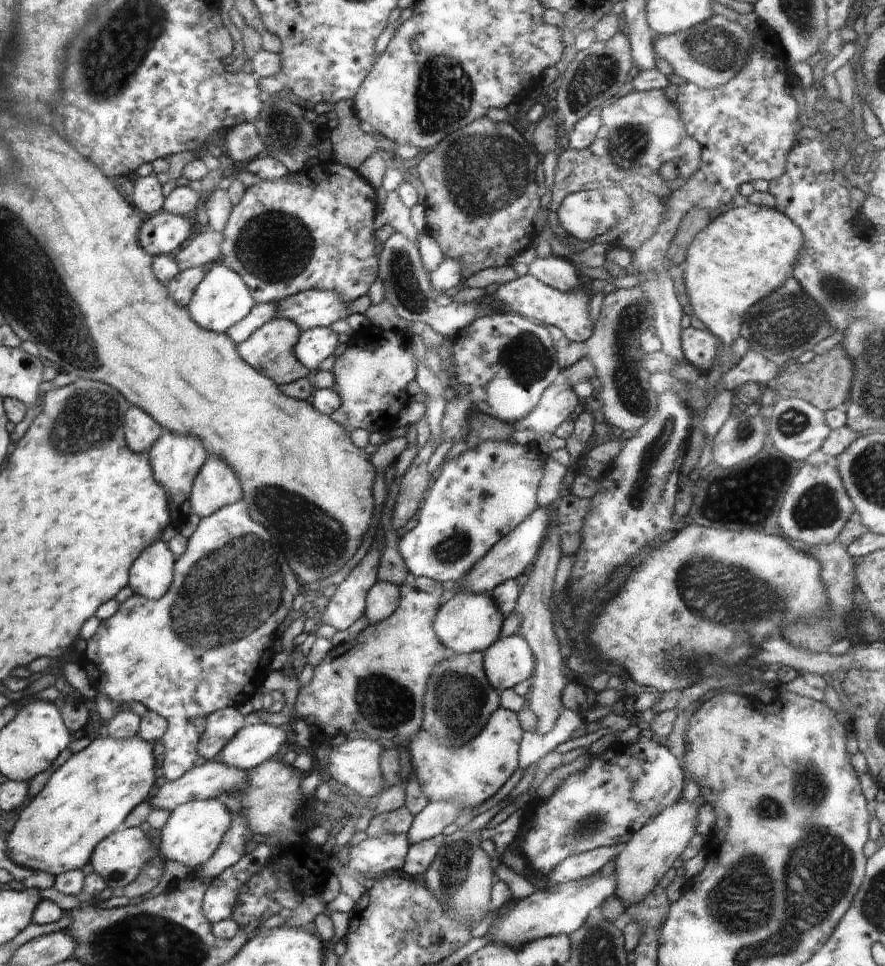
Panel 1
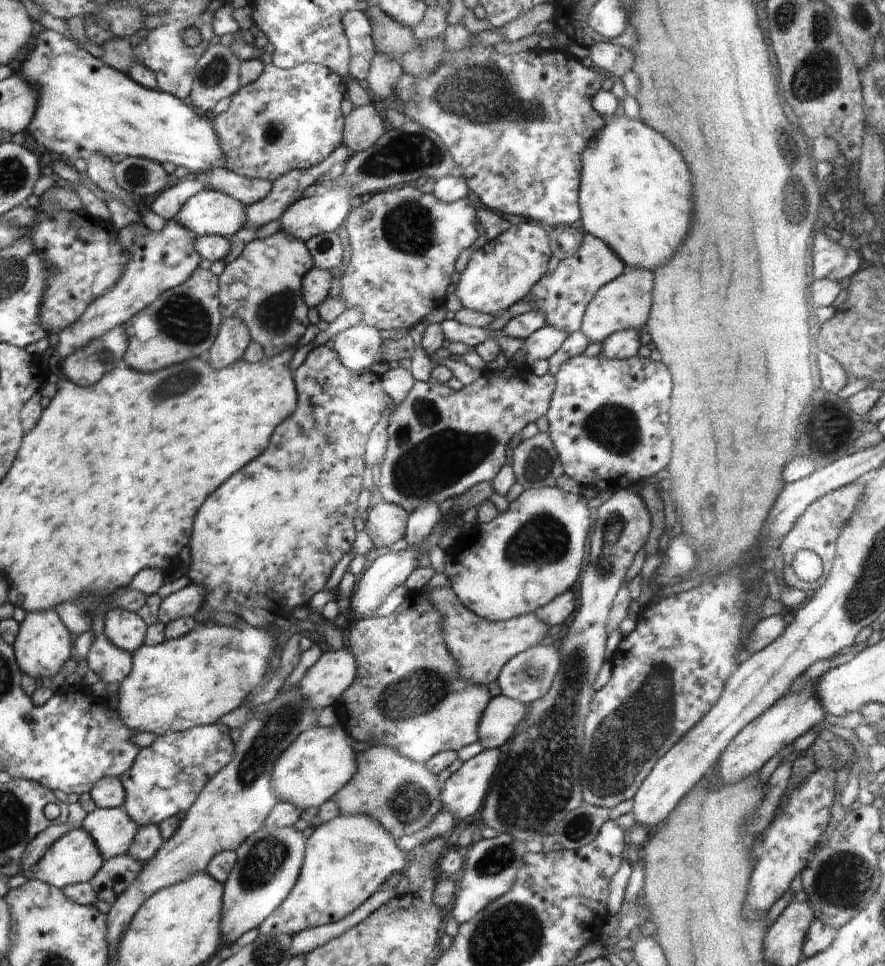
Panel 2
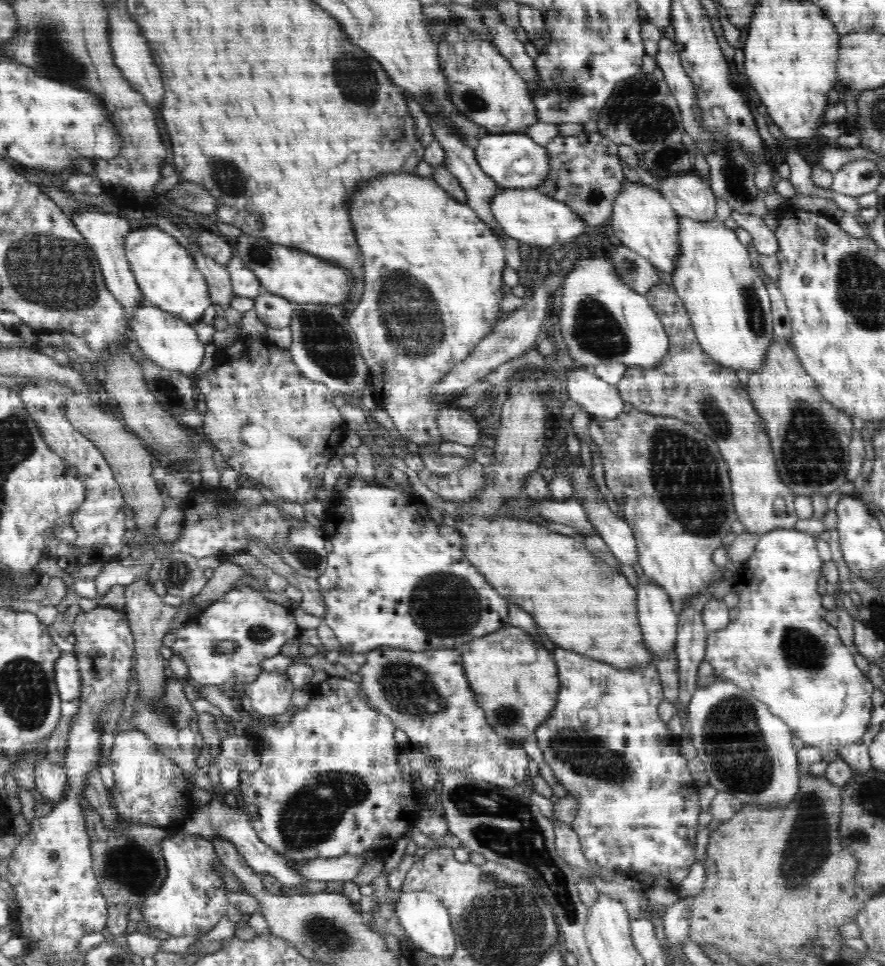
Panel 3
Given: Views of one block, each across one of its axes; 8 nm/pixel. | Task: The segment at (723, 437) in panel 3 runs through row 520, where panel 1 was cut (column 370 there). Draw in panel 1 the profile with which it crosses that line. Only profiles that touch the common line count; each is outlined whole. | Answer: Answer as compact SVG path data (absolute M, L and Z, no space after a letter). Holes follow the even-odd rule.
M372 739L347 740L329 753L331 783L346 784L358 799L368 801L384 783L379 758L382 746Z

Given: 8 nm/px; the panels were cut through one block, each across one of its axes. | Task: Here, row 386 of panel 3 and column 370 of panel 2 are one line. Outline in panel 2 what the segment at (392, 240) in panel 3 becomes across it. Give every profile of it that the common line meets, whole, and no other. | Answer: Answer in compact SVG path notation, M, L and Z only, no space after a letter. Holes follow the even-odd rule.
M328 344L311 348L304 362L294 372L293 379L297 394L295 409L274 430L268 448L258 458L254 458L254 462L246 464L242 470L232 474L214 494L210 494L210 498L206 498L206 502L200 506L200 510L195 516L192 538L190 538L188 546L191 552L190 567L186 576L189 578L190 584L200 585L205 589L205 600L201 610L208 614L209 619L204 621L204 624L212 624L210 619L220 612L236 616L255 609L266 609L272 612L290 610L292 612L295 608L309 608L311 598L325 588L334 566L338 564L342 556L353 551L357 536L354 520L357 516L357 500L362 489L362 476L365 471L365 446L378 418L380 418L380 412L386 410L388 406L392 406L392 398L381 388L380 376L369 369L351 371L344 367L337 352Z

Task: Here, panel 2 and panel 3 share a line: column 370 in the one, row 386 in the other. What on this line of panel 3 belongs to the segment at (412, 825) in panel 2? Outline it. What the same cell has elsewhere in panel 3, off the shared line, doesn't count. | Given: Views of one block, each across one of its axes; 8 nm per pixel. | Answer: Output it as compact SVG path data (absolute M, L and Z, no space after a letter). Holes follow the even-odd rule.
M775 338L769 344L763 365L750 372L746 389L754 409L766 423L777 474L794 495L811 498L813 494L820 494L826 497L845 484L850 462L849 442L853 431L853 418L824 399L816 382L801 365L792 344L786 339Z

